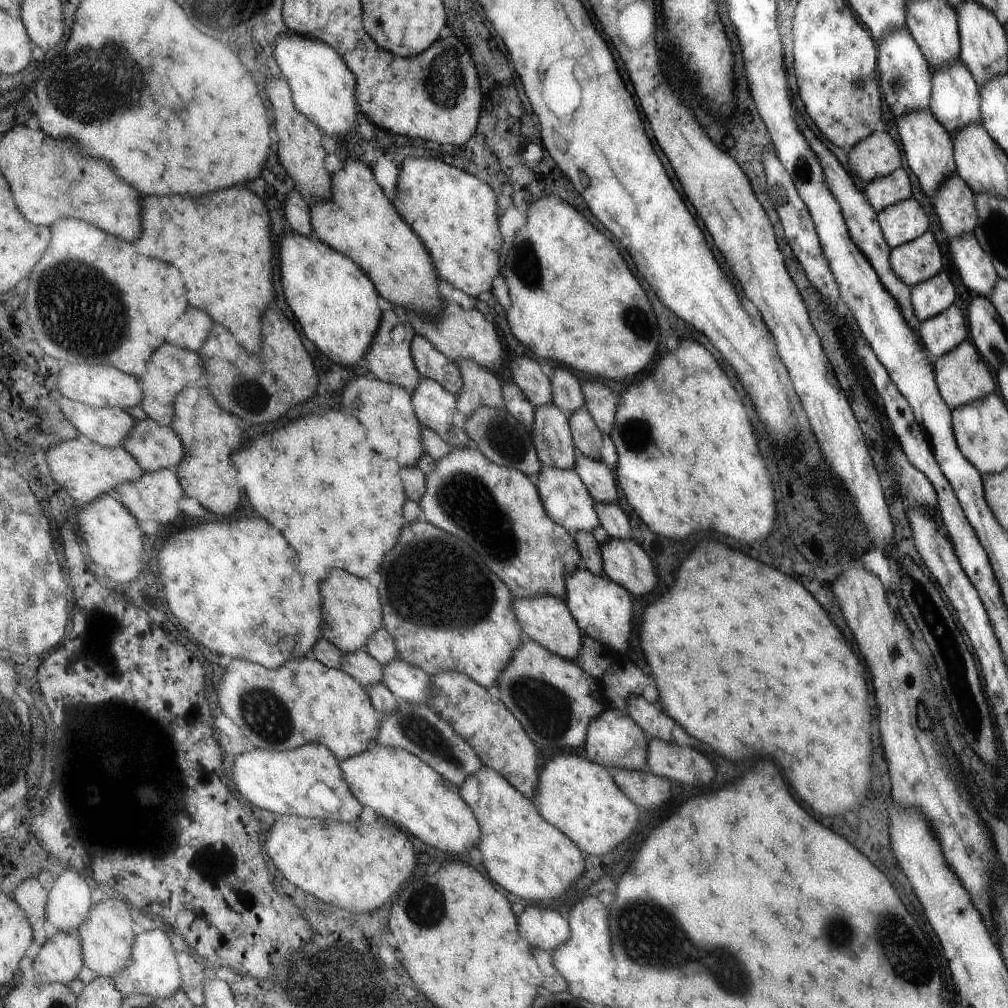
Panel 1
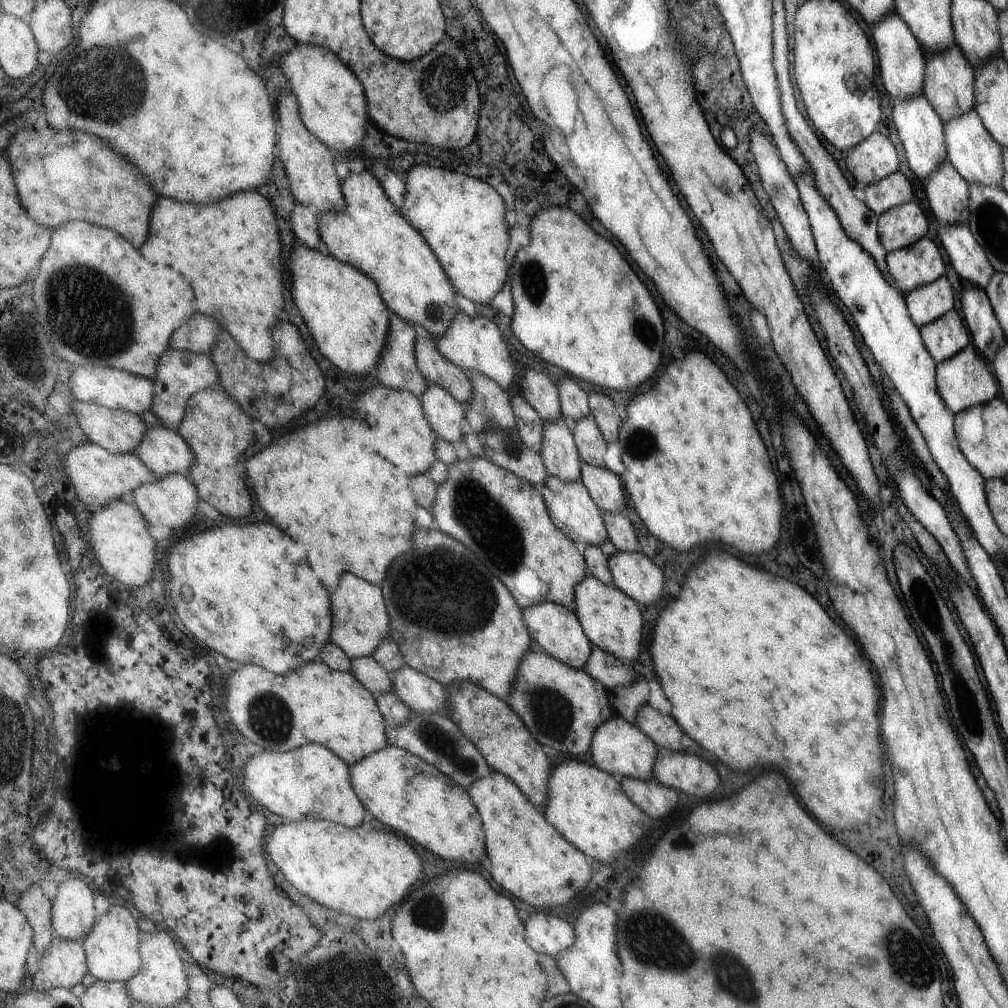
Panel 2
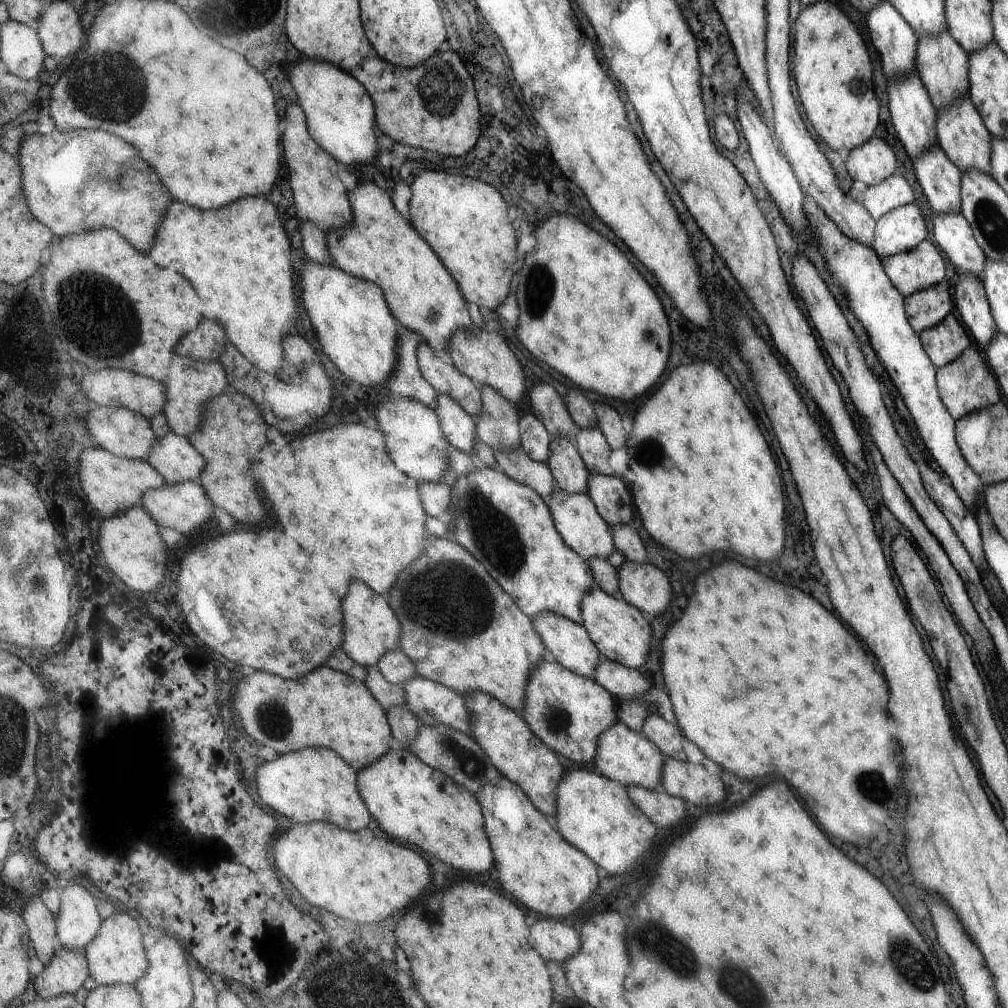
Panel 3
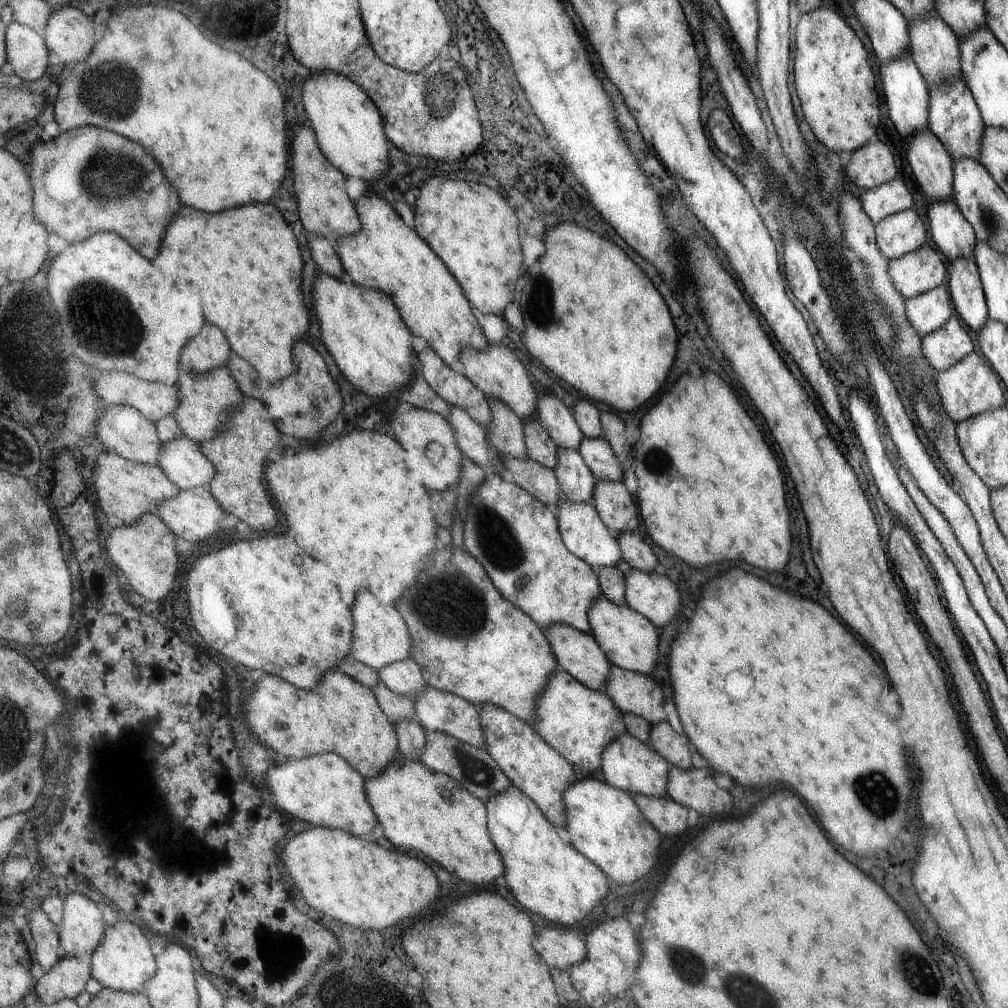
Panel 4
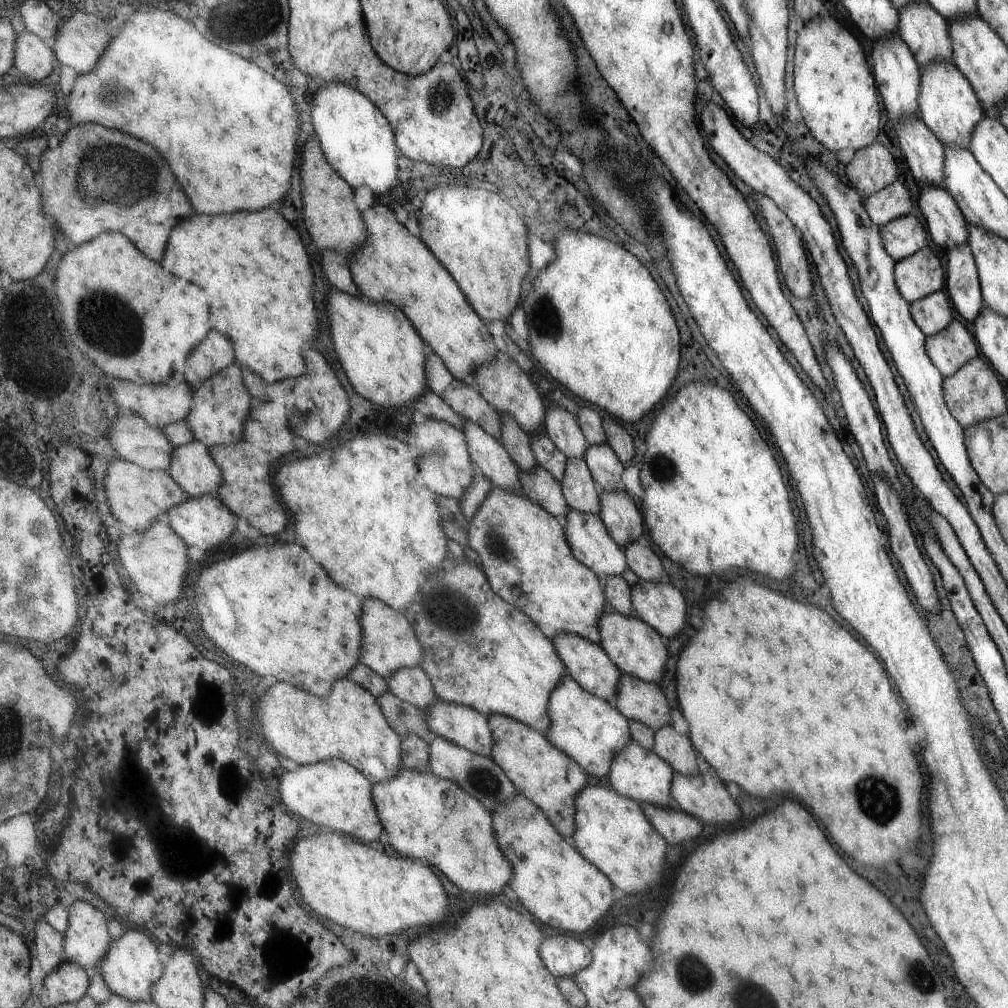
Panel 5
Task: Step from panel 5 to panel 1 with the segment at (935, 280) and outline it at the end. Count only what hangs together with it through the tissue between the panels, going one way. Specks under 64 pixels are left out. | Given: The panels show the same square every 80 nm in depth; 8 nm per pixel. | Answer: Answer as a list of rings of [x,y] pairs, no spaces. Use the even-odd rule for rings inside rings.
[[[929,231],[890,249],[889,261],[895,274],[910,288],[931,278],[941,268],[941,254]]]

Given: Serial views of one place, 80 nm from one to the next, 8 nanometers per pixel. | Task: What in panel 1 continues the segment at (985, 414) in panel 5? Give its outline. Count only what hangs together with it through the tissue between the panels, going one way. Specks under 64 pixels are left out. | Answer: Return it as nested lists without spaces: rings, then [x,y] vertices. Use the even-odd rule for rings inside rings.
[[[969,339],[962,340],[951,351],[933,360],[934,379],[938,387],[939,396],[949,405],[951,409],[970,403],[972,400],[989,395],[996,390],[993,376],[983,362],[982,353],[973,348]]]

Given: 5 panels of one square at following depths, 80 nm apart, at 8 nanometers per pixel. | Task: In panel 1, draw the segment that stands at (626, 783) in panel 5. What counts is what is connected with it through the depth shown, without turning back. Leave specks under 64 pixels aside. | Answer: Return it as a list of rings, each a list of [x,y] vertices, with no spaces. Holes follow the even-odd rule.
[[[607,707],[591,720],[586,728],[586,738],[582,742],[583,755],[590,761],[603,765],[609,769],[627,769],[632,771],[645,771],[646,746],[648,745],[646,733],[625,712]]]

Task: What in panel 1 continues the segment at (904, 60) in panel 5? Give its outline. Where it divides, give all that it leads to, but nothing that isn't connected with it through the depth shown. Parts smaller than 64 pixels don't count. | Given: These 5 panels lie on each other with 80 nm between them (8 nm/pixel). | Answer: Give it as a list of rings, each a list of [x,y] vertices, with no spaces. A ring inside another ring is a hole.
[[[927,107],[906,112],[905,115],[895,118],[895,122],[903,156],[906,156],[905,162],[916,176],[919,188],[931,199],[948,177],[957,174],[951,134],[939,124]]]

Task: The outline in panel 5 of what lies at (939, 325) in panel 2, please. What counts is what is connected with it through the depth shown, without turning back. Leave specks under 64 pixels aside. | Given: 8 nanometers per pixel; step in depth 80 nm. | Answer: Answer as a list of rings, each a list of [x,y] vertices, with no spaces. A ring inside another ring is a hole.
[[[956,318],[937,334],[926,337],[927,356],[943,377],[953,374],[977,356],[978,346],[971,335]]]

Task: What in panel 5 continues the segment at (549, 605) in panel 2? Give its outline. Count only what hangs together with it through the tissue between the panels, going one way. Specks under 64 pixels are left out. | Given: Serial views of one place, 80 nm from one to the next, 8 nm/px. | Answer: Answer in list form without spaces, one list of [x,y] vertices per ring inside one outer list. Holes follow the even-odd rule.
[[[573,633],[555,634],[552,638],[552,644],[559,658],[563,661],[563,666],[566,668],[568,675],[573,678],[581,688],[592,695],[601,697],[612,703],[621,672],[599,644],[574,635]]]

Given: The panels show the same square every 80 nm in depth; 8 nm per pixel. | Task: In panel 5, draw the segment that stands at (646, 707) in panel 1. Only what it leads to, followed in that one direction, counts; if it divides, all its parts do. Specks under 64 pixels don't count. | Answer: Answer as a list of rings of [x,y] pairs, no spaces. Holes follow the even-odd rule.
[[[671,725],[660,726],[653,735],[650,750],[661,757],[674,772],[691,776],[699,772],[688,735],[677,734]]]

